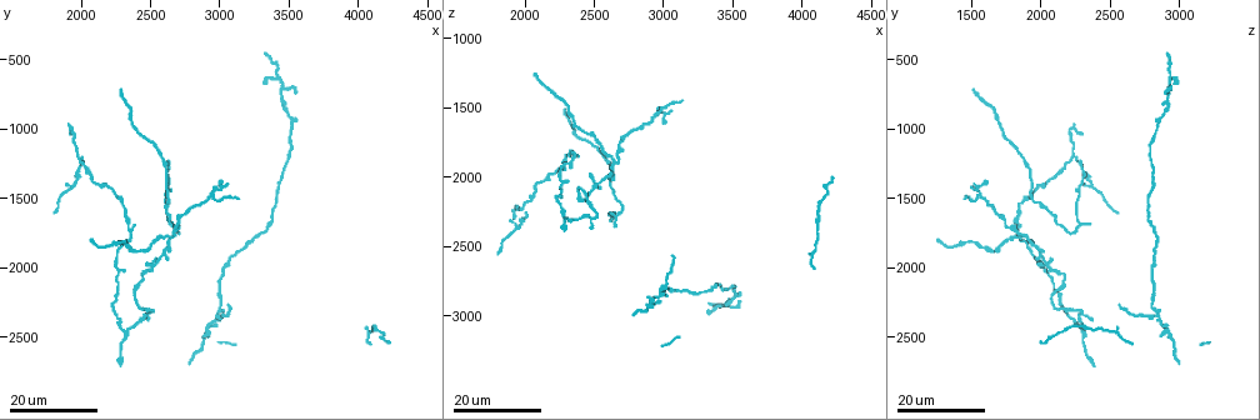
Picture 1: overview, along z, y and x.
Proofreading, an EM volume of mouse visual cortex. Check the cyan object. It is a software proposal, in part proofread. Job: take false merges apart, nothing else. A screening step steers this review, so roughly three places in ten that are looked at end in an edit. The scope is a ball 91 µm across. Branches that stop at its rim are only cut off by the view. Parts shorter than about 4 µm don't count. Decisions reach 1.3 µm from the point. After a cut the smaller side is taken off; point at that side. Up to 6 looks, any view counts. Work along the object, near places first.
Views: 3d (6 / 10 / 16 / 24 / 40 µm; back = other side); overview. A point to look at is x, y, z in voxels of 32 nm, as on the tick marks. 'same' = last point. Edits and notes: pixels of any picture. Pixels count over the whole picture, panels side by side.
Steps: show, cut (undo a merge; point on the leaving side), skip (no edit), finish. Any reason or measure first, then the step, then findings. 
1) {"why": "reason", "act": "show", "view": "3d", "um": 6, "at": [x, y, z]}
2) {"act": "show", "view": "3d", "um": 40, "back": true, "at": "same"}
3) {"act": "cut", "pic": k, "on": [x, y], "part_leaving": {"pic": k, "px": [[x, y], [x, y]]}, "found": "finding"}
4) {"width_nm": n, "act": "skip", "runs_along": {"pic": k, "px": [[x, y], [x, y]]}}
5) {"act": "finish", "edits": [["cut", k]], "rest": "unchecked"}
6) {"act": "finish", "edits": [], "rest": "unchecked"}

{"why": "three-way junction", "act": "show", "view": "3d", "um": 16, "at": [2640, 1840, 1980]}

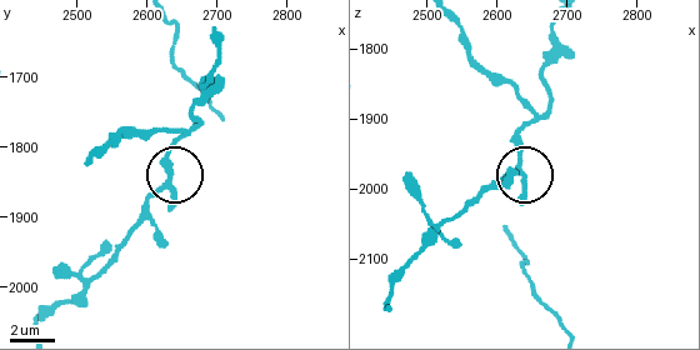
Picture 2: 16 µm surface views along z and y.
{"why": "zoom in", "act": "show", "view": "3d", "um": 6, "at": "same"}

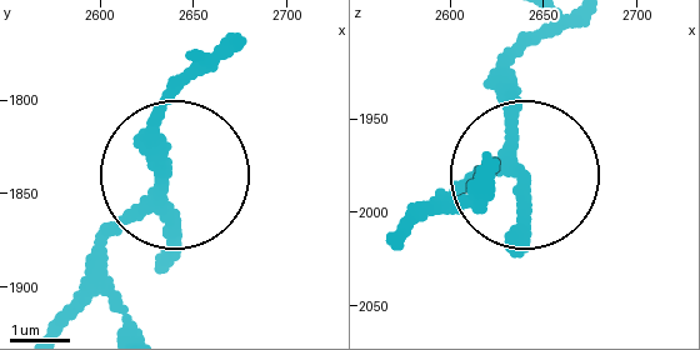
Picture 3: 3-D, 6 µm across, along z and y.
{"width_nm": 210, "act": "skip", "runs_along": {"pic": 3, "px": [[398, 233], [513, 174], [518, 34]]}, "found": "continuous, no second neuron"}

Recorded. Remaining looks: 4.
{"why": "four arms meet", "act": "show", "view": "3d", "um": 24, "at": [2520, 2000, 2060]}

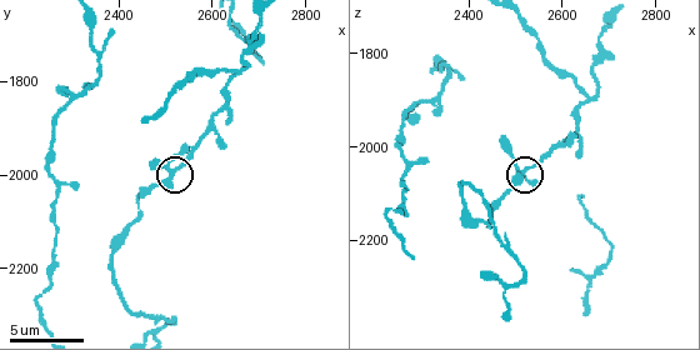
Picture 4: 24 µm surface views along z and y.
{"act": "show", "view": "3d", "um": 10, "at": [2515, 1990, 2050]}

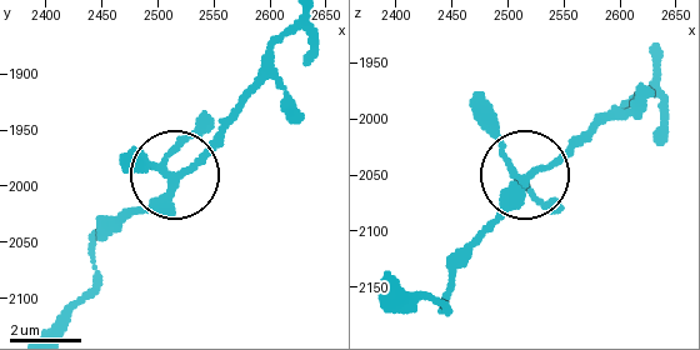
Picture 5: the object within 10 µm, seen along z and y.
{"width_nm": 190, "act": "skip", "found": "all the same neuron"}

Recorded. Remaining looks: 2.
{"why": "side arm on a straight run", "act": "show", "view": "3d", "um": 24, "at": [2960, 1480, 1540]}

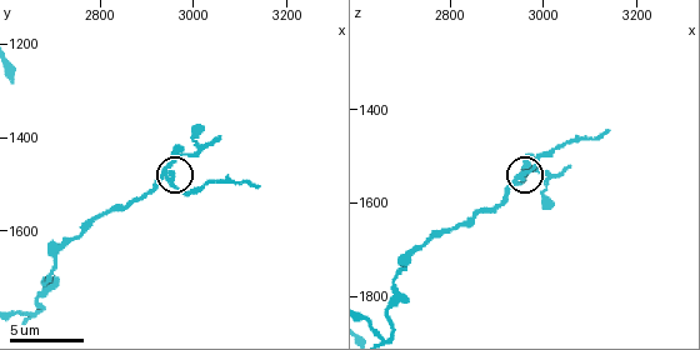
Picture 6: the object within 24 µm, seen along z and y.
{"act": "show", "view": "3d", "um": 10, "at": [2940, 1465, 1560]}

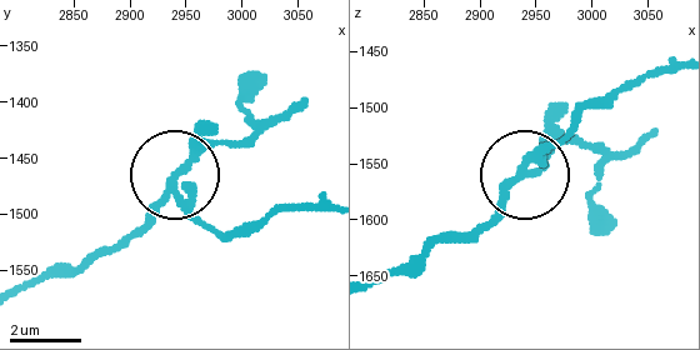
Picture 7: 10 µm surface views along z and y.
{"side_arm_um": 6, "act": "cut", "pic": 7, "on": [199, 223], "part_leaving": {"pic": 7, "px": [[175, 188], [219, 235], [283, 211], [326, 211]]}, "found": "a second neuron is stuck on"}

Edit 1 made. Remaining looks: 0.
{"act": "finish", "edits": [["cut", 7]], "rest": "unchecked"}

